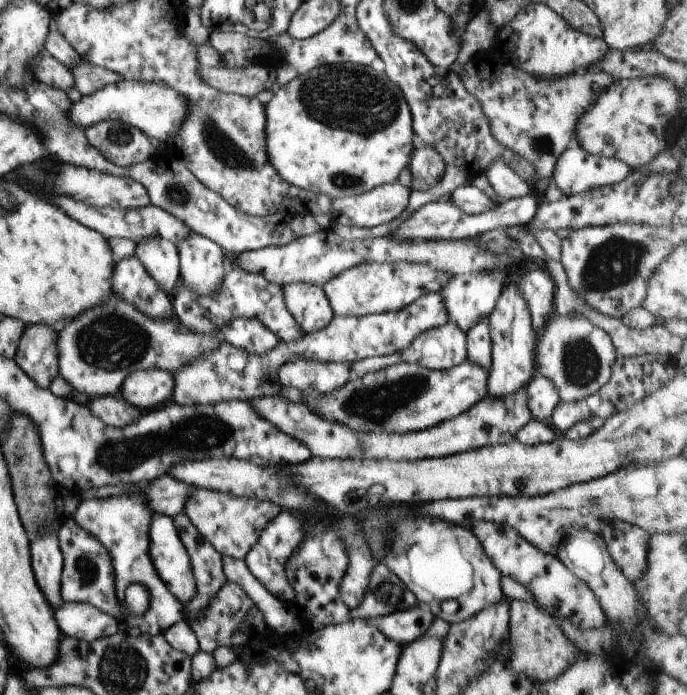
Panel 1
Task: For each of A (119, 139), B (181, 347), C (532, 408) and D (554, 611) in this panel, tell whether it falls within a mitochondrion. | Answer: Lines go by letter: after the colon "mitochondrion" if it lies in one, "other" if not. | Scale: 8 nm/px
A: mitochondrion
B: other
C: other
D: other

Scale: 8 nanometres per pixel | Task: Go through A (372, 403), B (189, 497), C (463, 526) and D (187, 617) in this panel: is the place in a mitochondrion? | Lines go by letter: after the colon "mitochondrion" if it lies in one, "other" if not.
A: mitochondrion
B: other
C: other
D: other

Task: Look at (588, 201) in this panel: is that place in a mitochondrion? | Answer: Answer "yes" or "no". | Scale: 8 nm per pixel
no

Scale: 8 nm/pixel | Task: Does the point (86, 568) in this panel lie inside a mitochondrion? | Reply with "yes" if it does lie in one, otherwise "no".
yes

